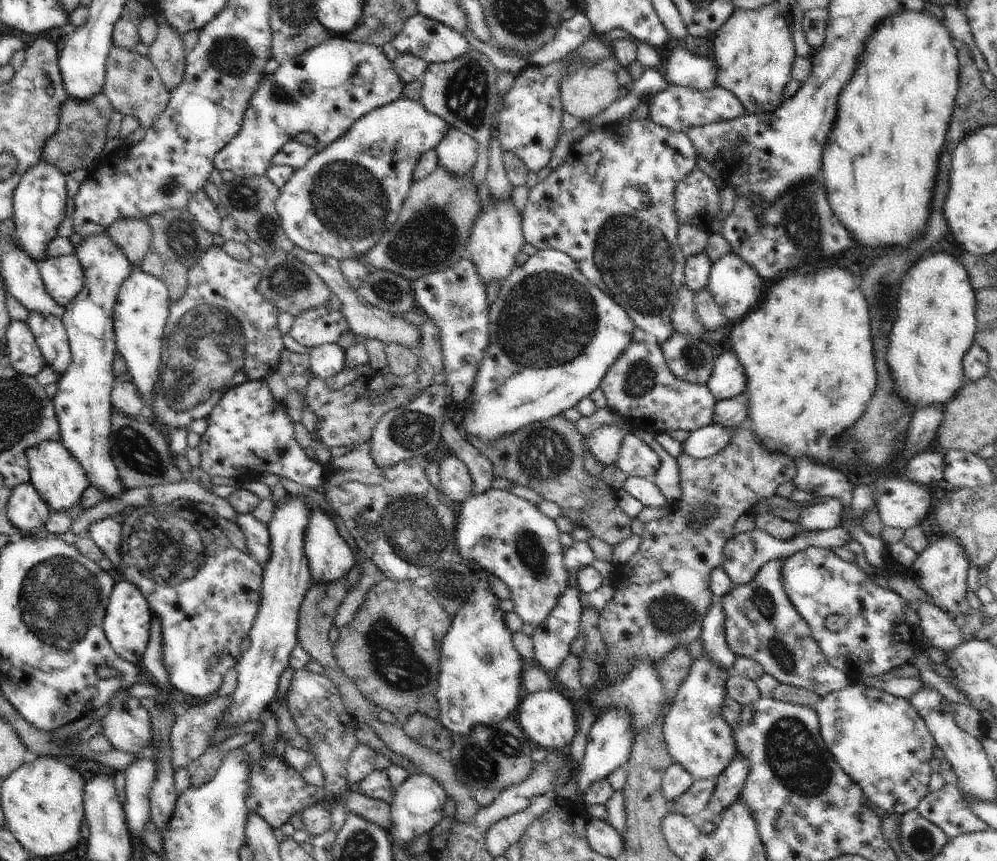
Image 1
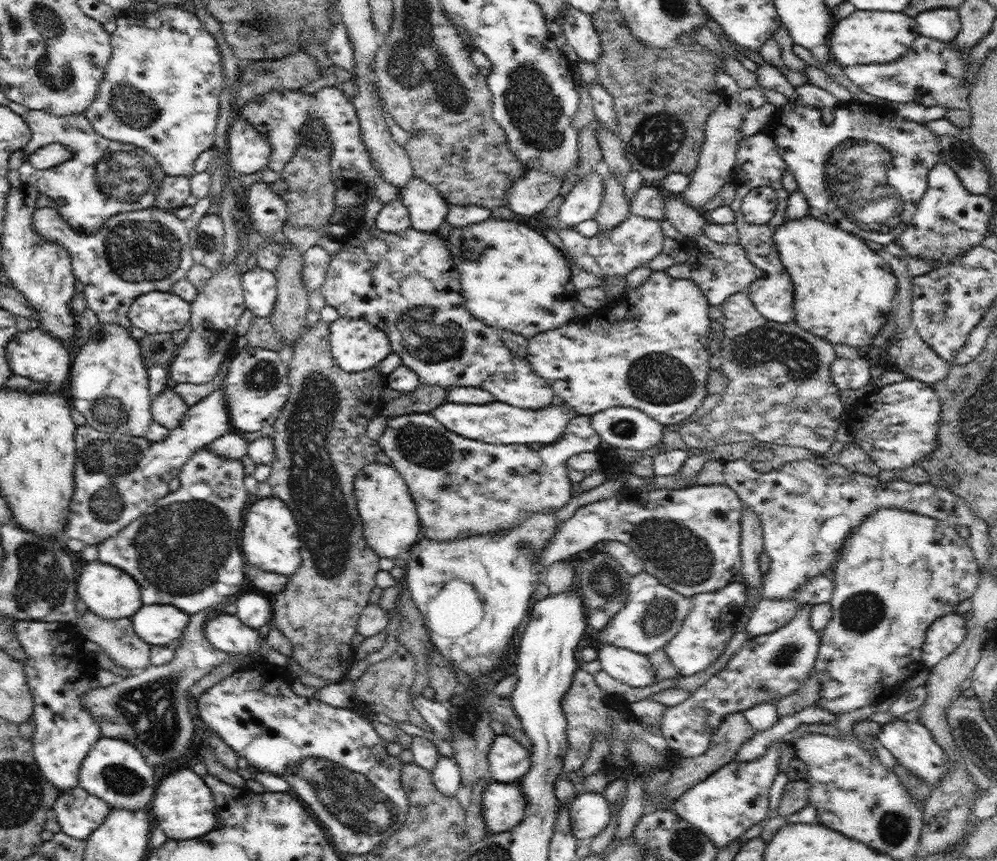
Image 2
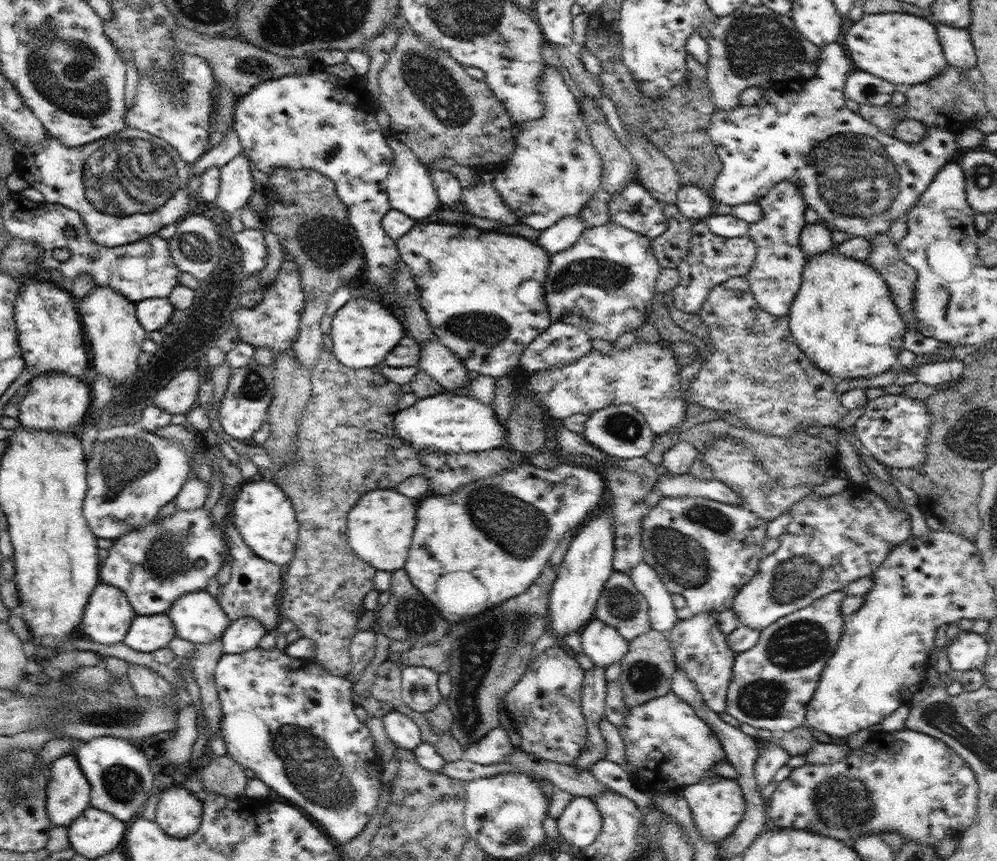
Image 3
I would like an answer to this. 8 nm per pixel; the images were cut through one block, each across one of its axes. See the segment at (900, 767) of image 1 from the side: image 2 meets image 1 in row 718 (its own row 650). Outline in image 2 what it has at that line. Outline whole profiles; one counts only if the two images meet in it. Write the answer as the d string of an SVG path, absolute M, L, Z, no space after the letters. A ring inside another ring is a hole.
M894 507L877 508L876 511L872 512L872 515L864 519L862 524L859 524L850 533L850 536L842 545L837 563L832 570L835 587L829 603L831 604L833 615L826 628L820 632L821 643L815 662L815 677L819 679L821 684L820 698L816 702L818 706L841 717L843 714L852 712L852 710L858 710L874 704L878 704L879 706L886 704L903 690L906 680L923 669L925 666L922 660L923 642L928 628L932 626L932 623L937 618L955 612L961 602L964 602L967 598L971 598L980 584L981 566L978 564L969 543L970 540L963 539L958 535L954 526L942 522L940 518L935 519Z

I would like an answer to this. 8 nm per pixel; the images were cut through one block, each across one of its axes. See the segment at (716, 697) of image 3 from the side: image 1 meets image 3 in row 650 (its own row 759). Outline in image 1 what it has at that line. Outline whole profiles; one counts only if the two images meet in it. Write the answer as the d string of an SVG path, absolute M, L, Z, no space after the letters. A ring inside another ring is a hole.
M706 656L694 660L686 680L680 685L663 722L663 735L669 755L695 780L718 778L737 756L731 725L722 717L722 702L727 696L725 682L730 677Z

